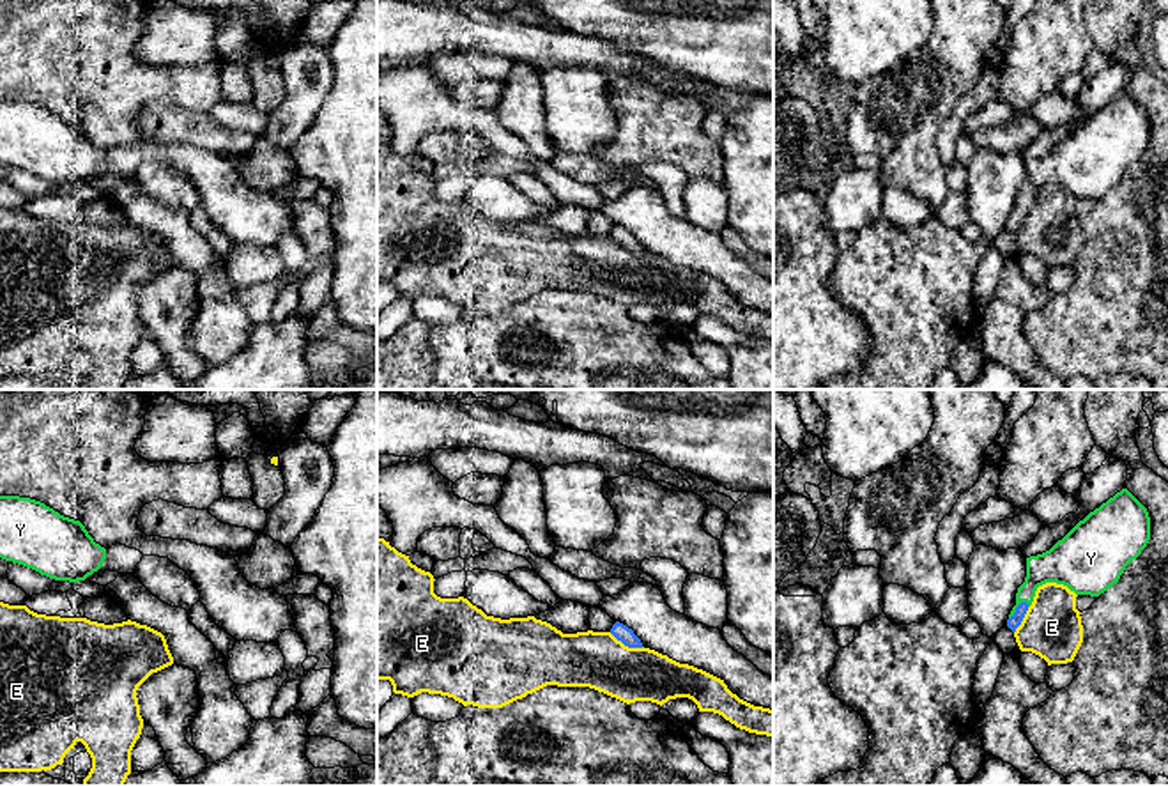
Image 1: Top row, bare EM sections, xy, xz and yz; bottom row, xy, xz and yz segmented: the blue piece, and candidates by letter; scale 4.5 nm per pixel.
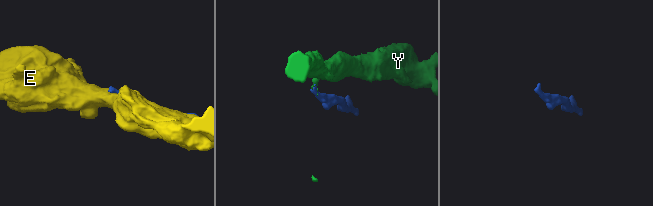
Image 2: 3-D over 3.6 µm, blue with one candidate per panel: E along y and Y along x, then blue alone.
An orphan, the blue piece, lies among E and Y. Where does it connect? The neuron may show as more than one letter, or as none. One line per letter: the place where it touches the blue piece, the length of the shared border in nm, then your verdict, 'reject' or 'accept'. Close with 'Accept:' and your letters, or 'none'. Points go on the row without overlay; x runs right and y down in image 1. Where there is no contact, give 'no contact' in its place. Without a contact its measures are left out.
E: meets blue in xz at (625, 248); contact 170 nm long; reject
Y: meets blue in yz at (1016, 211); contact 120 nm long; accept
Accept: Y

